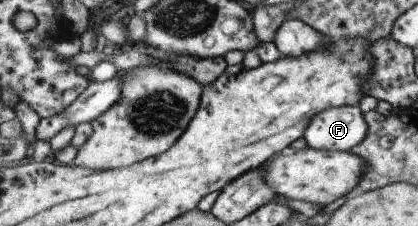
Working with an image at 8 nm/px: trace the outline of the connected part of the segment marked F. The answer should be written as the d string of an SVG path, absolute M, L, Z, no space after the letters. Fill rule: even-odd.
M344 105L321 112L312 119L304 138L321 151L349 151L366 140L369 124L358 105Z

